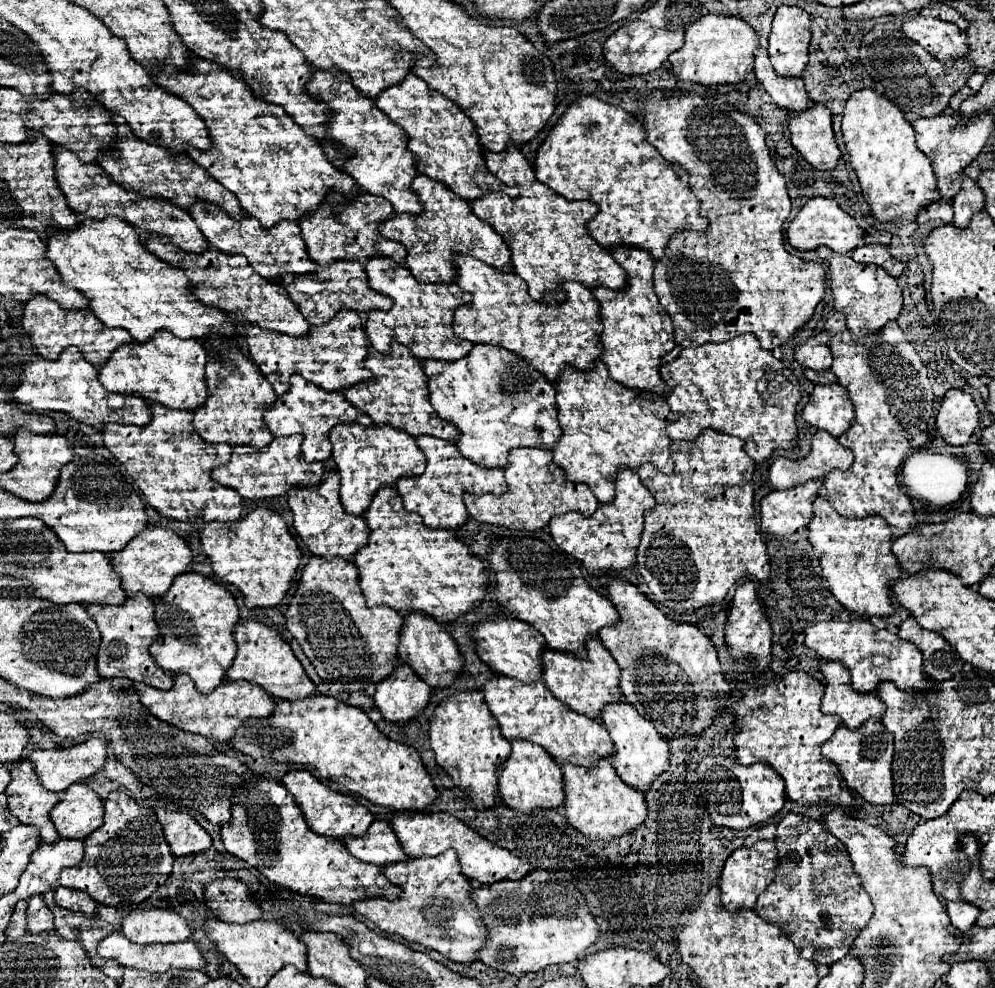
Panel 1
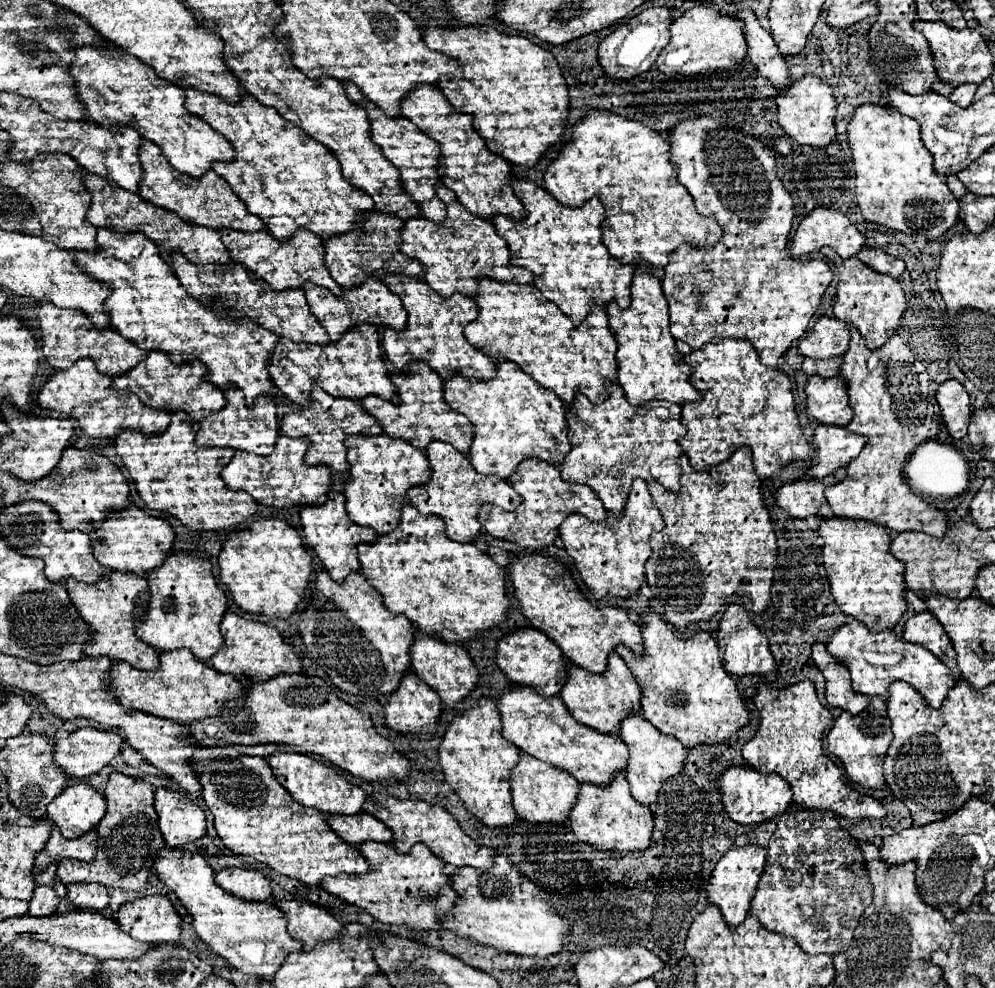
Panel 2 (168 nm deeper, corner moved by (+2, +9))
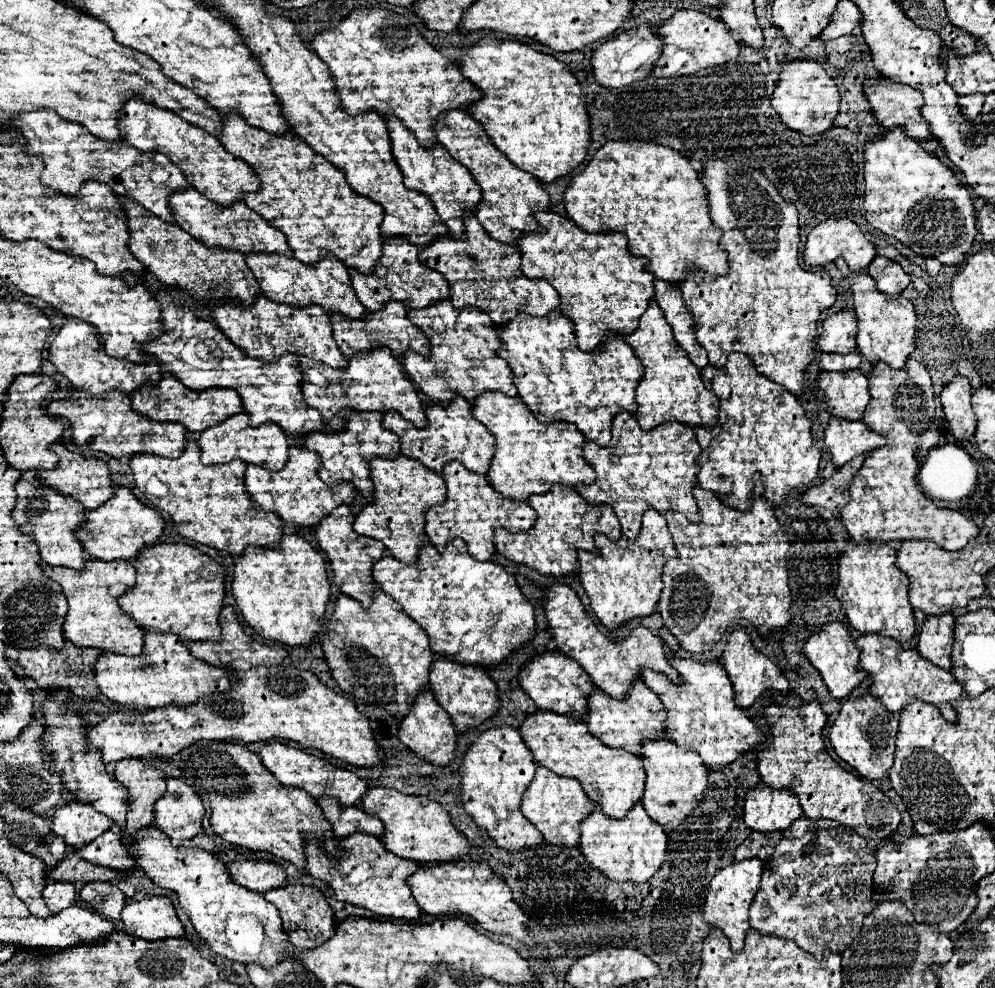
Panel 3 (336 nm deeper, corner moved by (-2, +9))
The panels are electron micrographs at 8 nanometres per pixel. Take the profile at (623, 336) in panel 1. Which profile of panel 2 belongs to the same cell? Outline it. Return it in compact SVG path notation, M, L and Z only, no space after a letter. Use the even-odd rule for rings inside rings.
M639 264L631 286L631 306L621 310L615 302L609 304L609 326L619 342L619 384L625 390L629 404L647 404L649 400L669 400L675 404L701 400L701 392L691 384L693 370L685 364L683 354L675 348L675 338L669 332L669 308L661 290L661 282L649 276L649 266Z

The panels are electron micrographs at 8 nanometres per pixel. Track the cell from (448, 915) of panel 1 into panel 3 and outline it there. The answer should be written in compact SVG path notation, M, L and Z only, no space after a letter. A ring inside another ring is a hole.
M357 832L353 836L347 836L343 840L339 840L339 846L347 850L349 858L341 860L341 862L331 862L325 852L319 846L317 836L309 836L309 844L307 844L307 872L313 878L319 878L323 882L327 882L337 900L343 902L351 902L355 906L363 906L371 912L375 912L377 916L389 916L389 918L405 918L405 920L417 920L421 916L421 908L415 902L411 888L407 884L407 878L417 872L421 866L417 862L393 856L383 842L373 836L373 834L363 834Z

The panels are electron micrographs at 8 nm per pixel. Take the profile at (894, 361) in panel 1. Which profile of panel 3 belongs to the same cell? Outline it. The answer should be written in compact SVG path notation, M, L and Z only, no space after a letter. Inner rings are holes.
M909 356L907 366L901 370L889 368L889 364L873 364L871 370L867 372L869 378L869 394L871 402L865 408L863 422L867 428L873 432L881 434L887 438L887 444L883 448L877 448L869 452L865 464L857 472L857 476L851 482L849 488L849 504L841 508L841 520L849 532L849 536L857 542L863 540L879 540L879 542L889 542L889 540L933 540L935 544L941 544L945 550L961 550L969 540L977 538L979 528L973 520L965 518L957 510L949 508L939 508L935 506L921 490L917 484L917 470L919 470L919 458L925 458L927 452L941 442L941 428L935 422L935 412L937 412L937 402L943 386L937 386L935 380L929 380L927 364L929 360L915 360Z

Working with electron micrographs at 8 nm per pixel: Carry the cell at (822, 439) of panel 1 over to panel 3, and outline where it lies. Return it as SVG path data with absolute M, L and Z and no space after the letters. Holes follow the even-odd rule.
M831 418L825 430L825 446L831 452L833 464L837 468L841 468L859 454L867 454L875 448L881 448L885 442L887 440L883 436L869 430L861 420L851 422L841 418Z

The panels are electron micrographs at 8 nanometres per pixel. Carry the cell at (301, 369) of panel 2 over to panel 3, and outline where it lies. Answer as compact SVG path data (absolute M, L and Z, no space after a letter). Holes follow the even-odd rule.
M373 348L373 352L355 352L345 368L329 368L327 364L321 364L313 358L299 356L299 368L303 372L301 380L301 392L305 398L305 404L319 410L323 414L323 420L333 420L343 408L353 410L397 410L403 418L411 420L415 426L425 426L425 414L423 414L423 402L415 390L415 384L405 378L403 366L399 360L389 352L389 348Z

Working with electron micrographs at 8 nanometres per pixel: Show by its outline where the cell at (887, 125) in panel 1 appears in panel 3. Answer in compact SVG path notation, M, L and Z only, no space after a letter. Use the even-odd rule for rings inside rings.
M901 126L885 130L865 144L865 218L869 226L897 238L915 254L933 256L941 264L961 264L977 234L975 208L967 186L961 180L957 182L955 174L939 158L925 152L921 142L907 136Z

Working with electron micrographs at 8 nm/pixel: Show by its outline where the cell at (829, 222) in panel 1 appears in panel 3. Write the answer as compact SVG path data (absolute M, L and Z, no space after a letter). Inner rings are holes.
M827 218L809 232L803 248L803 260L809 266L823 266L827 262L835 262L839 256L845 258L845 262L853 272L861 272L875 258L875 246L863 236L863 232L855 222L847 218Z

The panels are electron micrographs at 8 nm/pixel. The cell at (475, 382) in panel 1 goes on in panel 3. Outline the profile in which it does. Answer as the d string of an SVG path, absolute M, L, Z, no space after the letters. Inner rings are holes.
M485 392L477 396L471 414L495 436L495 452L487 478L503 496L527 500L531 494L549 492L557 482L575 486L579 482L591 484L595 480L593 468L583 460L585 436L581 436L573 424L561 420L557 424L541 424L519 396L505 396L503 392Z

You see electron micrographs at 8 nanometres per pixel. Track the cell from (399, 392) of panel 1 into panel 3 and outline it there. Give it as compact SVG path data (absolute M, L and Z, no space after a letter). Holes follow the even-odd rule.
M455 396L447 406L437 402L425 404L425 416L427 416L425 428L417 428L415 424L409 424L409 420L405 420L403 416L397 416L397 412L385 412L383 424L385 428L389 428L399 436L401 452L405 452L405 456L419 460L421 464L425 464L437 474L441 472L443 464L449 460L459 460L461 464L465 464L467 470L485 474L489 468L489 460L493 456L495 438L481 422L477 422L471 416L469 408L471 404L463 396Z

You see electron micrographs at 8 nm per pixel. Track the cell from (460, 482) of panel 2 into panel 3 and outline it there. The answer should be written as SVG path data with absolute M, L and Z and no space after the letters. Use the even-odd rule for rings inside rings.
M451 460L449 464L445 464L441 476L447 484L447 500L439 506L425 510L425 522L427 522L425 532L431 544L435 544L439 550L447 544L447 540L459 536L469 546L471 556L475 556L477 560L491 560L495 552L495 544L493 544L495 526L503 526L511 532L519 532L519 530L529 530L537 518L537 514L527 502L503 498L501 492L493 490L493 486L483 474L469 472L459 460Z

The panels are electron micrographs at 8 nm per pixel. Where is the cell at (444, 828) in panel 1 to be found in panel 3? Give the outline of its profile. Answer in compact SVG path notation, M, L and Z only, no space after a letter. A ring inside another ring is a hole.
M371 788L361 798L361 808L385 824L383 844L399 858L417 862L453 862L469 854L467 838L453 826L447 810L427 796L407 796L393 788Z

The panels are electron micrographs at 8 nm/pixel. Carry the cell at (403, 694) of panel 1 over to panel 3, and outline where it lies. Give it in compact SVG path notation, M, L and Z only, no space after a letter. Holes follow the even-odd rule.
M429 688L419 690L417 698L413 700L409 714L401 720L399 726L399 740L417 756L429 760L435 766L447 766L453 760L453 752L455 752L455 726L449 718L449 714L441 708L441 704L437 704L435 696L431 696Z

